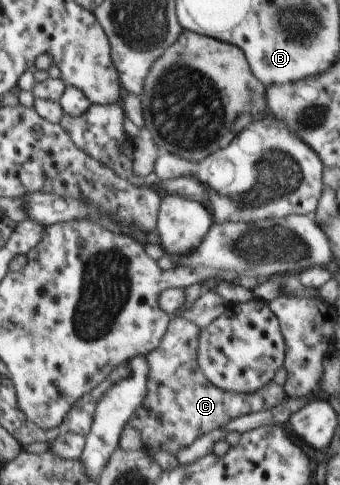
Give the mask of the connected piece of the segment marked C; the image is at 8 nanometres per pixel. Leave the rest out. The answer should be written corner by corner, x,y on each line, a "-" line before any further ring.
181,316
173,317
159,346
145,355
150,364
147,394
128,423
140,432
149,449
177,455
181,449
232,419
273,408
287,398
284,387
274,380
257,392
247,394
224,391
211,384
198,365
199,333
200,328
194,322

